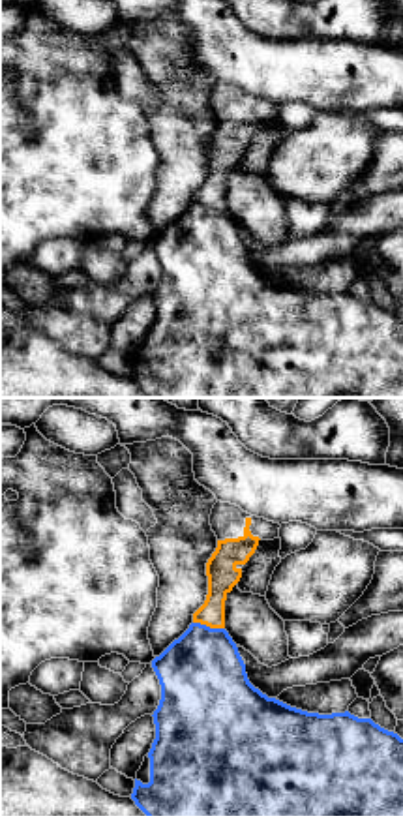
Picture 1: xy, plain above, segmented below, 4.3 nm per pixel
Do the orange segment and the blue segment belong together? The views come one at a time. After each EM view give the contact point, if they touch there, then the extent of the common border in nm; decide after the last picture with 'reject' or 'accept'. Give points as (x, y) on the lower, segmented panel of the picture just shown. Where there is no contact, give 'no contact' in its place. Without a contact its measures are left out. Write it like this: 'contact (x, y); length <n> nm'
contact (208, 625); length 140 nm

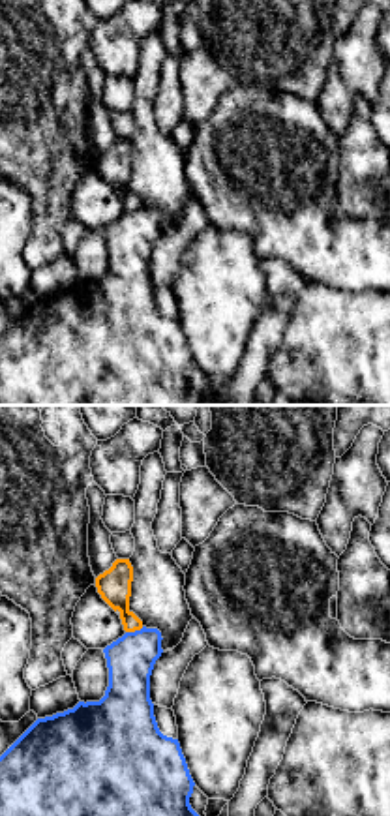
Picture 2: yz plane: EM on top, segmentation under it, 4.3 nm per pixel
contact (134, 631); length 80 nm

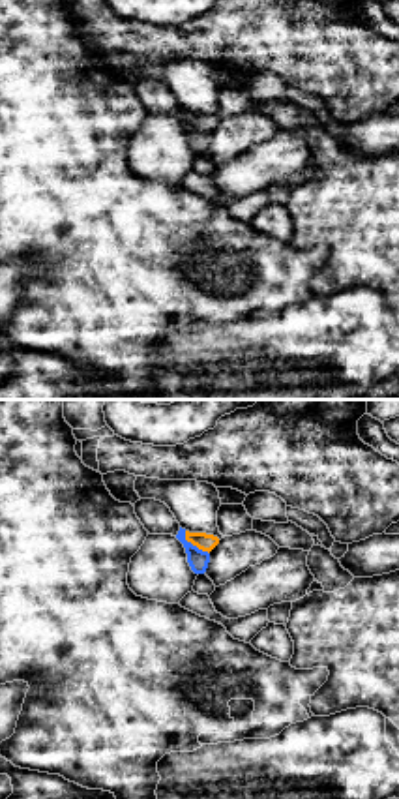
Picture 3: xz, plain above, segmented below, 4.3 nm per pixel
contact (193, 544); length 150 nm

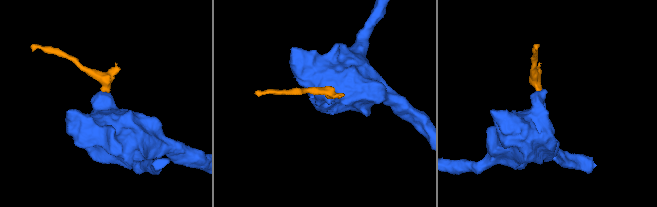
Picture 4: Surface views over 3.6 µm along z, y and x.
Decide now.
reject

